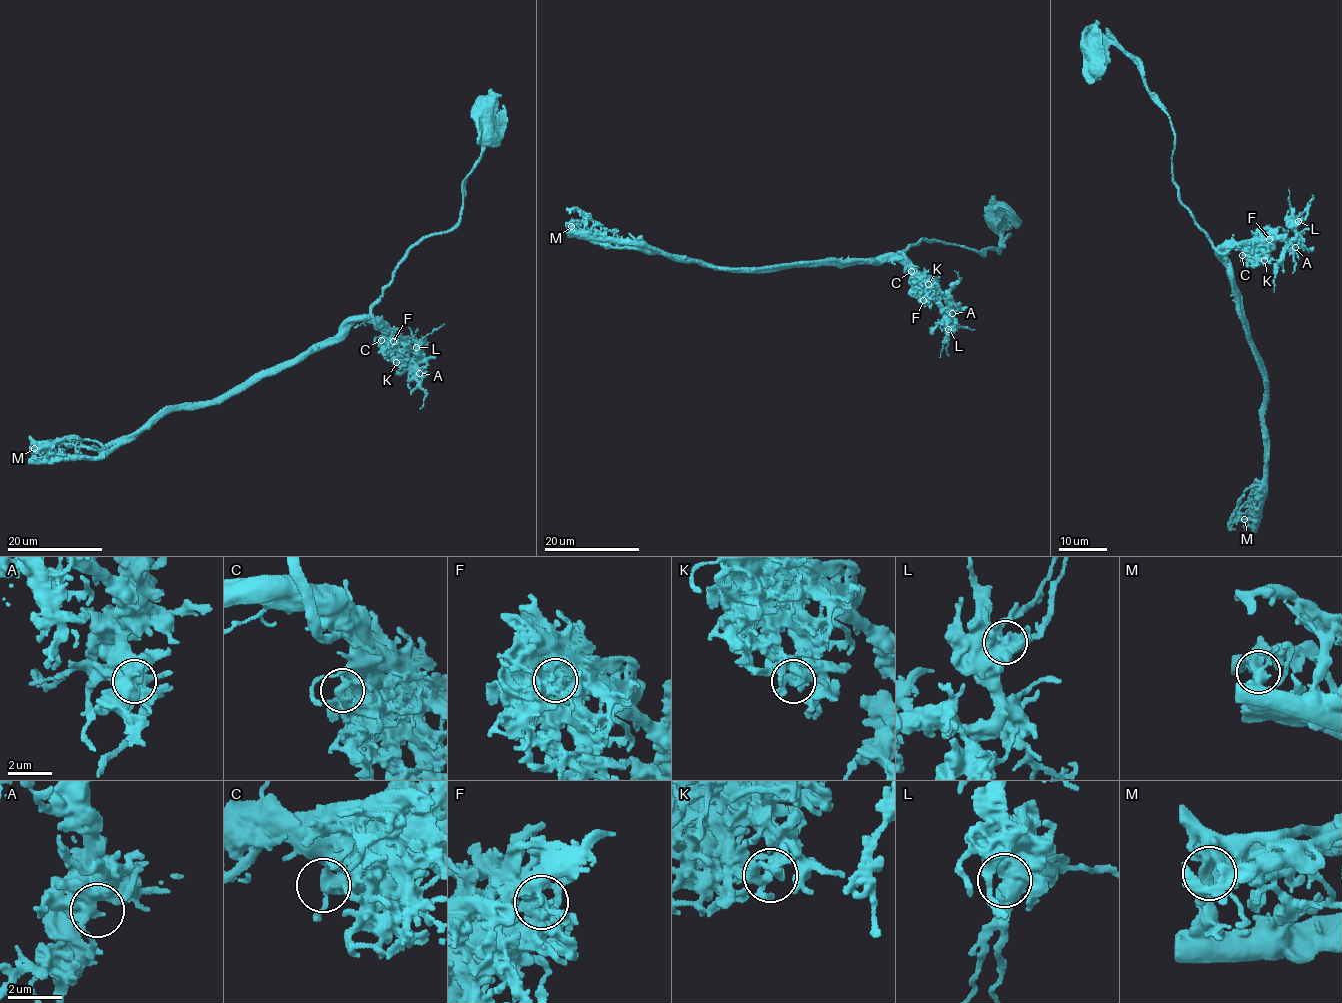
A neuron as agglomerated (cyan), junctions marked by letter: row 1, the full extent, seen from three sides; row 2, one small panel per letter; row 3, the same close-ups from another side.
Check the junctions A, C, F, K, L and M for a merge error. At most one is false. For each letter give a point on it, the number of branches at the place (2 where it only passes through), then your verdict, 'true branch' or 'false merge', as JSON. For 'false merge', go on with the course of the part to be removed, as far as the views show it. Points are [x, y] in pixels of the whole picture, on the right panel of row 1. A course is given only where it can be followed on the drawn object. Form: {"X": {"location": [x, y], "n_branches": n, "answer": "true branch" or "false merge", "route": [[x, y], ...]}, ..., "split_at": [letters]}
{"A": {"location": [1295, 247], "n_branches": 3, "answer": "true branch"}, "C": {"location": [1242, 255], "n_branches": 2, "answer": "true branch"}, "F": {"location": [1269, 239], "n_branches": 3, "answer": "true branch"}, "K": {"location": [1264, 260], "n_branches": 4, "answer": "true branch"}, "L": {"location": [1298, 221], "n_branches": 3, "answer": "true branch"}, "M": {"location": [1244, 519], "n_branches": 3, "answer": "false merge", "route": [[1244, 519], [1253, 526], [1264, 487], [1266, 381], [1223, 247], [1284, 241], [1274, 292]]}, "split_at": ["M"]}

